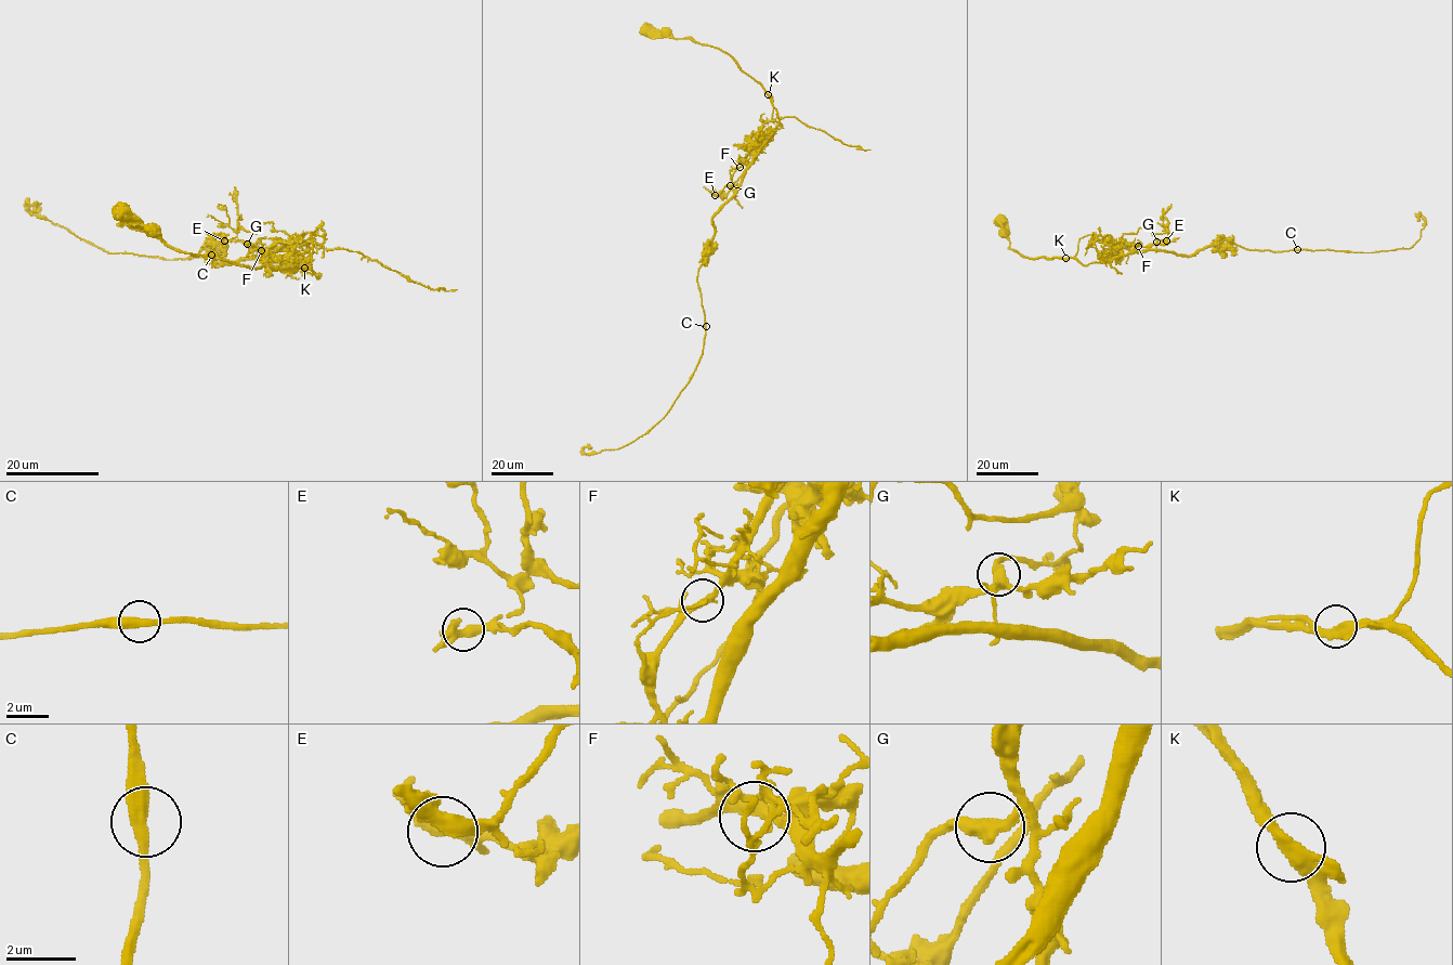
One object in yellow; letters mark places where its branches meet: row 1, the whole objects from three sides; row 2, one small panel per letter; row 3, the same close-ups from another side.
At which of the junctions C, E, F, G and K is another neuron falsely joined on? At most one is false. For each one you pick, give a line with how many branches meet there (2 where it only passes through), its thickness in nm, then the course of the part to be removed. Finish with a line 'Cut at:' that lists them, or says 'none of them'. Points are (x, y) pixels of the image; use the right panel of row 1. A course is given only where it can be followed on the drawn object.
K: branches 2; calibre 400 nm; course (1065, 258), (1075, 255), (1078, 239), (1086, 235), (1128, 249), (1166, 239), (1163, 213), (1172, 204)
Cut at: K

